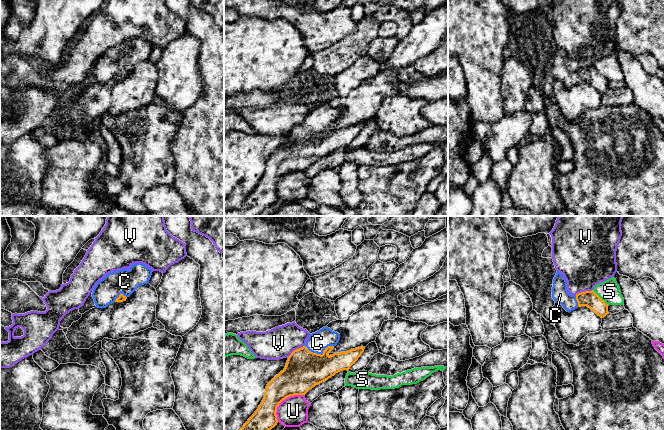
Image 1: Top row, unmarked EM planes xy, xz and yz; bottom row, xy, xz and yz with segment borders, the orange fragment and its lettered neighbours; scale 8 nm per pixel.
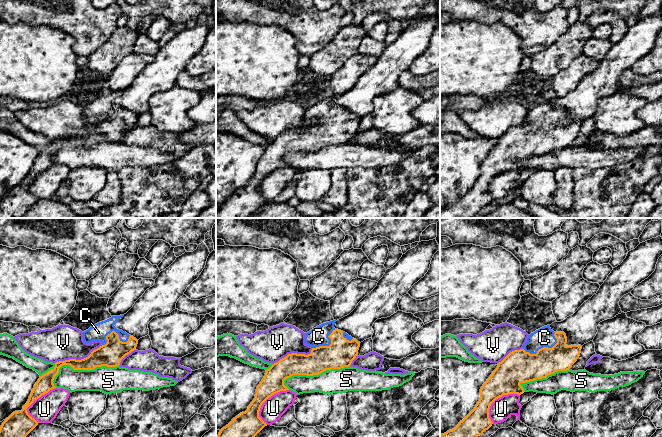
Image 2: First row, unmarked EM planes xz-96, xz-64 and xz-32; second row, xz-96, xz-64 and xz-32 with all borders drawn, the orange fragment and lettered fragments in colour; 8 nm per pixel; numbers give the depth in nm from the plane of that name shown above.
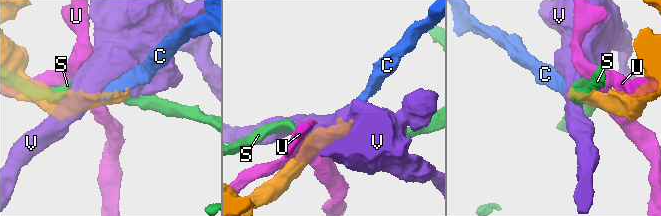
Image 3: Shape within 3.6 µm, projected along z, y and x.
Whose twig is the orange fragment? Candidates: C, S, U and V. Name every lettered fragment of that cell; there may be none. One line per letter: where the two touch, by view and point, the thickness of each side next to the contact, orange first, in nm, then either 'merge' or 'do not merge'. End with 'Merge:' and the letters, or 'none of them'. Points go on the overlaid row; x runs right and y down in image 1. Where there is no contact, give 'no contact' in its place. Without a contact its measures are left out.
C: xz (319, 354) | 300/160 nm | merge
S: yz (599, 297) | 130/170 nm | do not merge
U: xz (282, 400) | 280/240 nm | do not merge
V: xz (296, 349) | 300/260 nm | do not merge
Merge: C

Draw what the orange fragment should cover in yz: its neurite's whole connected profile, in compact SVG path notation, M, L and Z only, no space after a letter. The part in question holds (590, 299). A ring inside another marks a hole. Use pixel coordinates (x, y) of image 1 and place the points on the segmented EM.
M557 272L553 279L552 298L555 303L561 304L567 312L571 312L581 306L587 306L601 318L609 314L609 305L593 290L571 295L567 290L567 281L560 272Z

